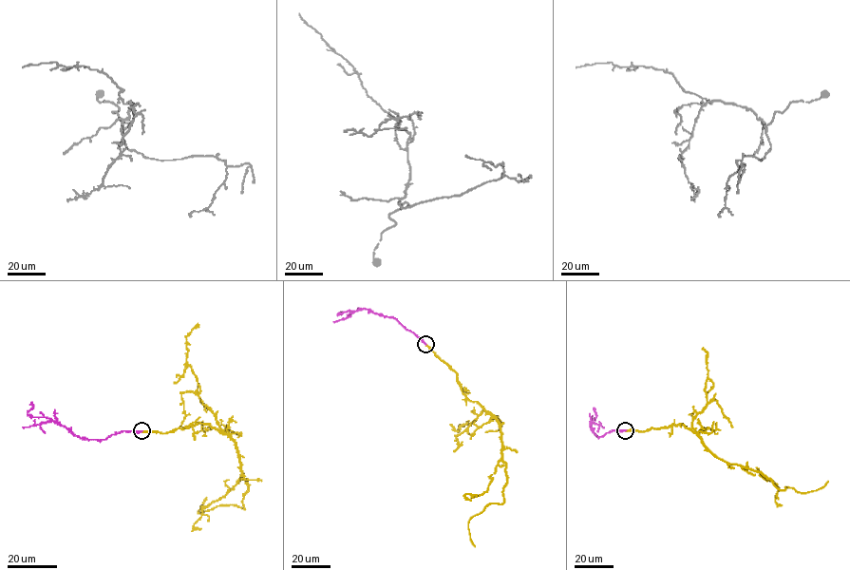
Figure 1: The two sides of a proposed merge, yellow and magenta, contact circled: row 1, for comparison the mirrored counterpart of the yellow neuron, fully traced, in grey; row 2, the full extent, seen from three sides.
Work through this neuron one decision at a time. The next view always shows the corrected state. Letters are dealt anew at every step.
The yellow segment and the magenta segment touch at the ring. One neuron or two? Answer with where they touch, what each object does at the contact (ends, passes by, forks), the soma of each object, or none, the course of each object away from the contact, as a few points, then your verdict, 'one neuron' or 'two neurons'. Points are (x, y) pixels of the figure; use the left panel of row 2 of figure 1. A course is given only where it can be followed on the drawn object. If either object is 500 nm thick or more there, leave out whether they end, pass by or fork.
place (141, 430); yellow ends; magenta ends; soma yellow none; soma magenta none; course yellow (141, 431), (165, 433), (208, 424), (236, 443), (248, 490), (244, 509), (224, 504), (198, 512), (206, 497); course magenta (141, 431), (122, 431), (102, 440), (82, 439), (47, 417), (28, 414), (32, 408), (30, 404); two neurons

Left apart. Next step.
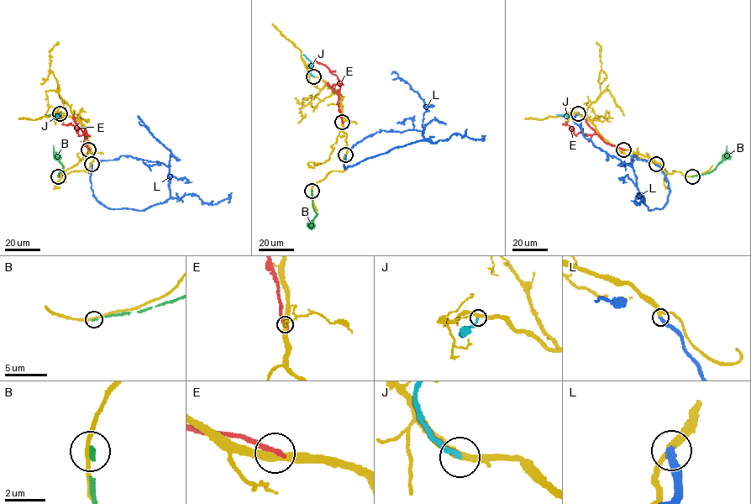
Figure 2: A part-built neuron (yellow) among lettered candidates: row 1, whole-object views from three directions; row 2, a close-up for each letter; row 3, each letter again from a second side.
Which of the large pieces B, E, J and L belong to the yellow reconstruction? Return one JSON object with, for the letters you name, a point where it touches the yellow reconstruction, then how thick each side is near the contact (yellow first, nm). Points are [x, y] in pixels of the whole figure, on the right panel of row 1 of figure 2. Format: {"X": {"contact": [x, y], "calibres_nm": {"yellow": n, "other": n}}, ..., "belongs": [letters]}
{"L": {"contact": [656, 164], "calibres_nm": {"yellow": 260, "other": 360}}, "belongs": ["L"]}

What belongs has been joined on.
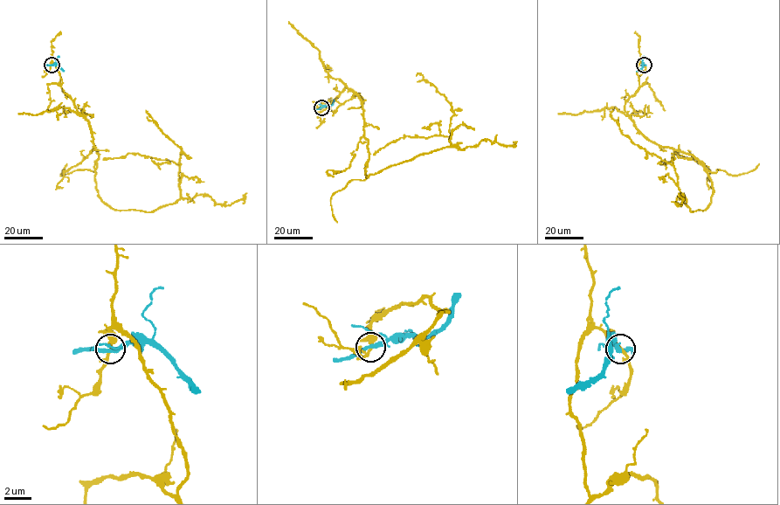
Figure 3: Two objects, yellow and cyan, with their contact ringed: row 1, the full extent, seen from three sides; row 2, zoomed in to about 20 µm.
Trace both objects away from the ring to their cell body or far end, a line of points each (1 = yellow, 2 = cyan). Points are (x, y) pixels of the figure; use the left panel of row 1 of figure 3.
1: (51, 65), (89, 122), (98, 196), (117, 210), (153, 211), (180, 199), (183, 154), (146, 110)
2: (51, 65), (58, 64), (64, 72)

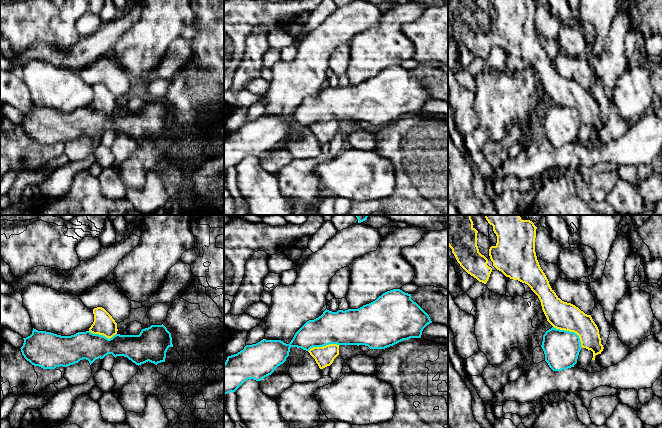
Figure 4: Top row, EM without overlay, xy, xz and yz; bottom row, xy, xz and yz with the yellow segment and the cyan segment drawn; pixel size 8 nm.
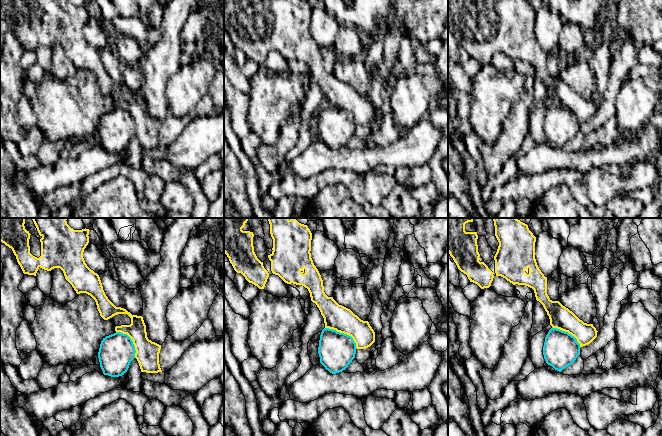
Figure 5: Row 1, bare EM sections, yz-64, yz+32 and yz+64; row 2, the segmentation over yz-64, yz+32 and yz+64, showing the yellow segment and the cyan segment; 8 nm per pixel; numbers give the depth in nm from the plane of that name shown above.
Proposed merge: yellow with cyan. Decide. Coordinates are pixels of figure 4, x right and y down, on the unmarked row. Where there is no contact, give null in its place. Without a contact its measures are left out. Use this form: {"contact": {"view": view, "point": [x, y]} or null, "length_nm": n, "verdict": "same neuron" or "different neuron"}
{"contact": {"view": "yz", "point": [571, 107]}, "length_nm": 300, "verdict": "different neuron"}

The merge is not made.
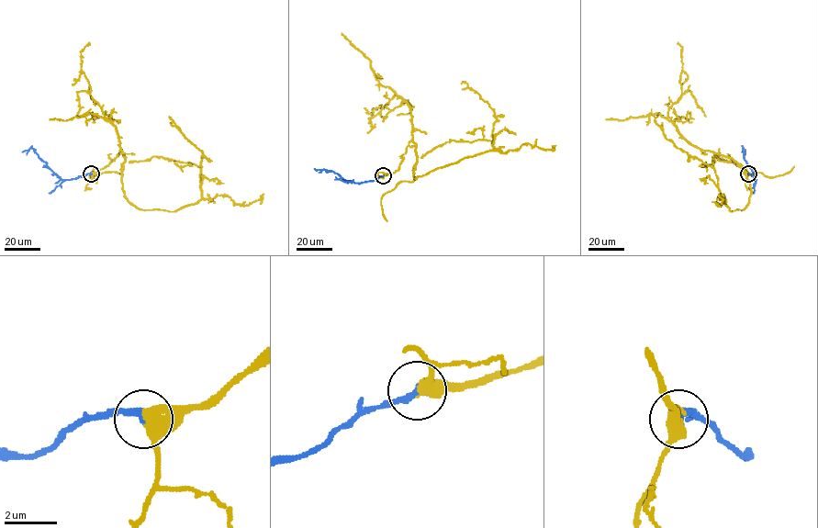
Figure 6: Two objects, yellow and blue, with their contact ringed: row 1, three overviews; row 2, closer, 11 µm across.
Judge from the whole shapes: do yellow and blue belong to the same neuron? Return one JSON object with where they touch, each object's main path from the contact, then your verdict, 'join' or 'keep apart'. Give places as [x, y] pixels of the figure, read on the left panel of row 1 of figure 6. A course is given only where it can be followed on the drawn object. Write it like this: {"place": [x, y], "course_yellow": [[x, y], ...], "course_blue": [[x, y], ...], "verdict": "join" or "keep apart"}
{"place": [91, 174], "course_yellow": [[91, 174], [122, 153], [124, 196], [137, 207], [175, 211], [197, 203], [205, 157], [169, 117]], "course_blue": [[91, 174], [62, 180], [31, 147], [22, 152]], "verdict": "join"}

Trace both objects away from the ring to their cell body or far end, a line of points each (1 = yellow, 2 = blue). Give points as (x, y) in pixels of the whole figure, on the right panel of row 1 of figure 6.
1: (748, 174), (713, 153), (732, 158), (750, 184), (747, 206), (731, 211), (714, 169), (677, 148), (657, 117)
2: (748, 174), (756, 180), (744, 157), (743, 147), (742, 152)

